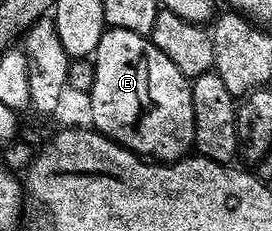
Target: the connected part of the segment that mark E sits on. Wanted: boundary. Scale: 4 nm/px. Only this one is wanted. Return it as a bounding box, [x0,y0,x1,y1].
[89,27,194,162]

